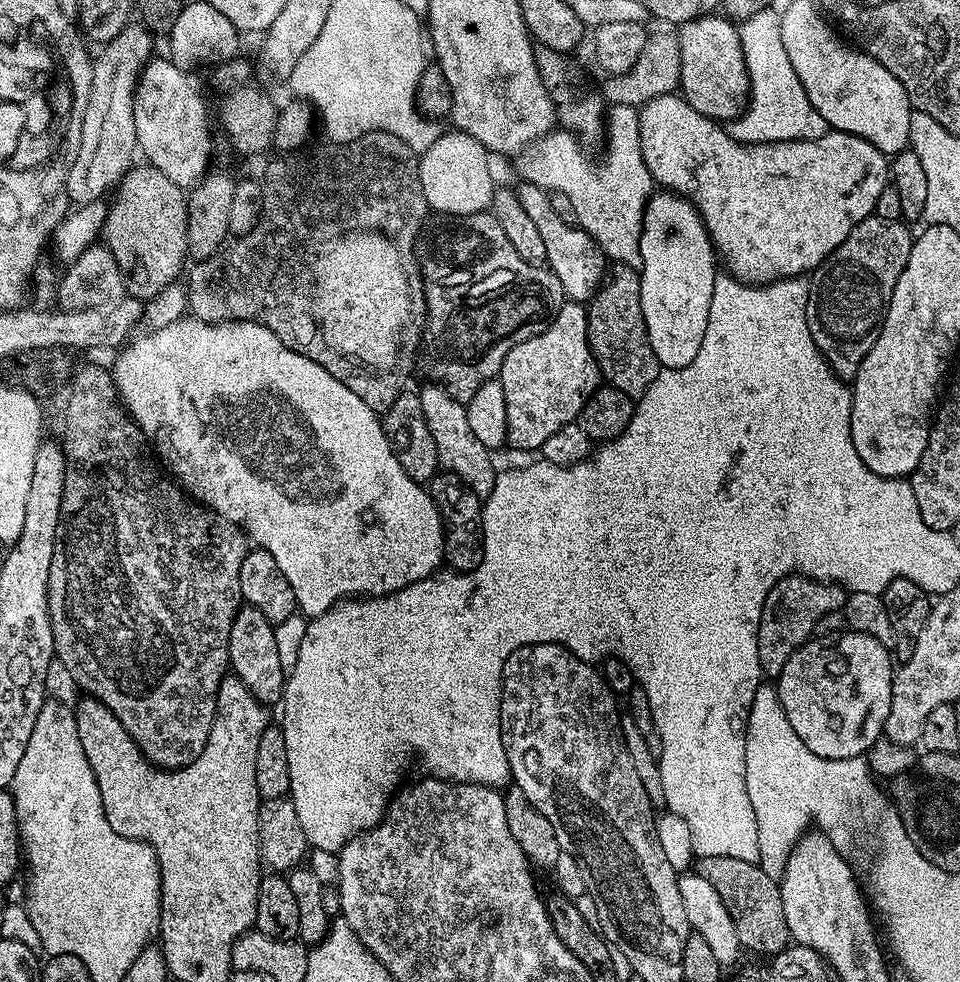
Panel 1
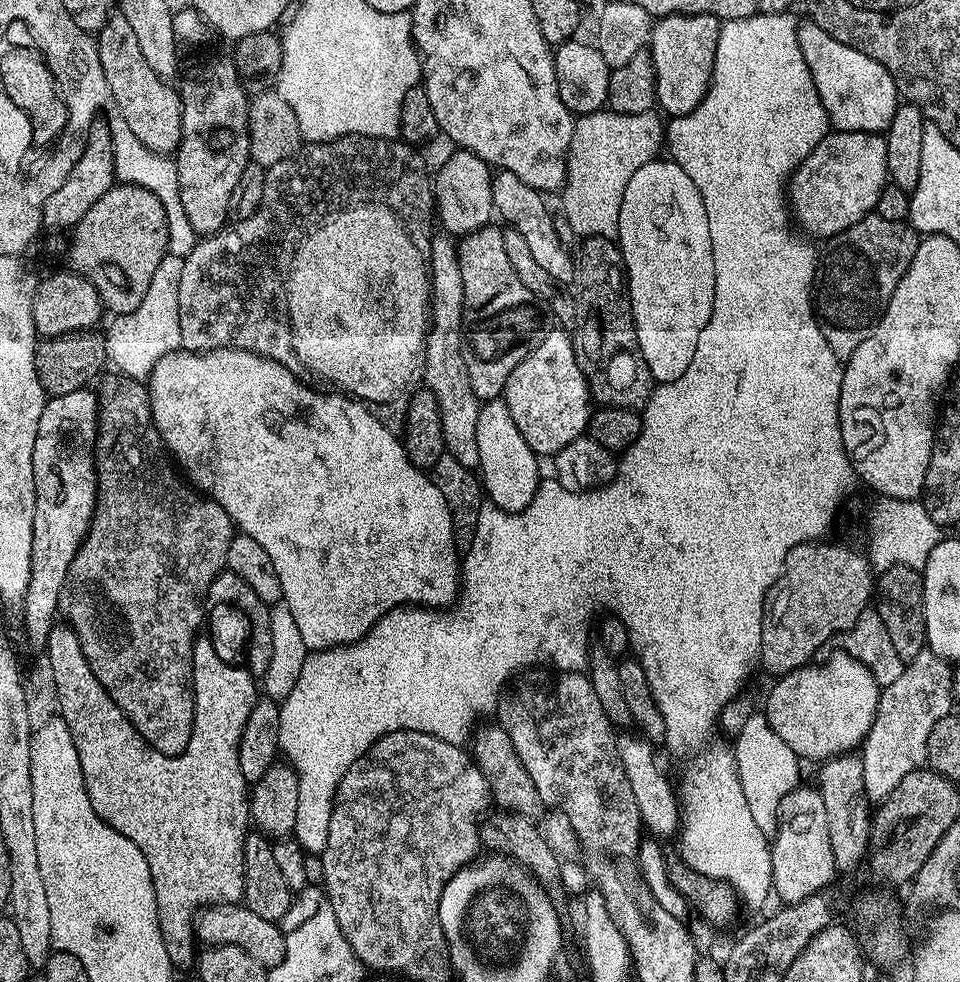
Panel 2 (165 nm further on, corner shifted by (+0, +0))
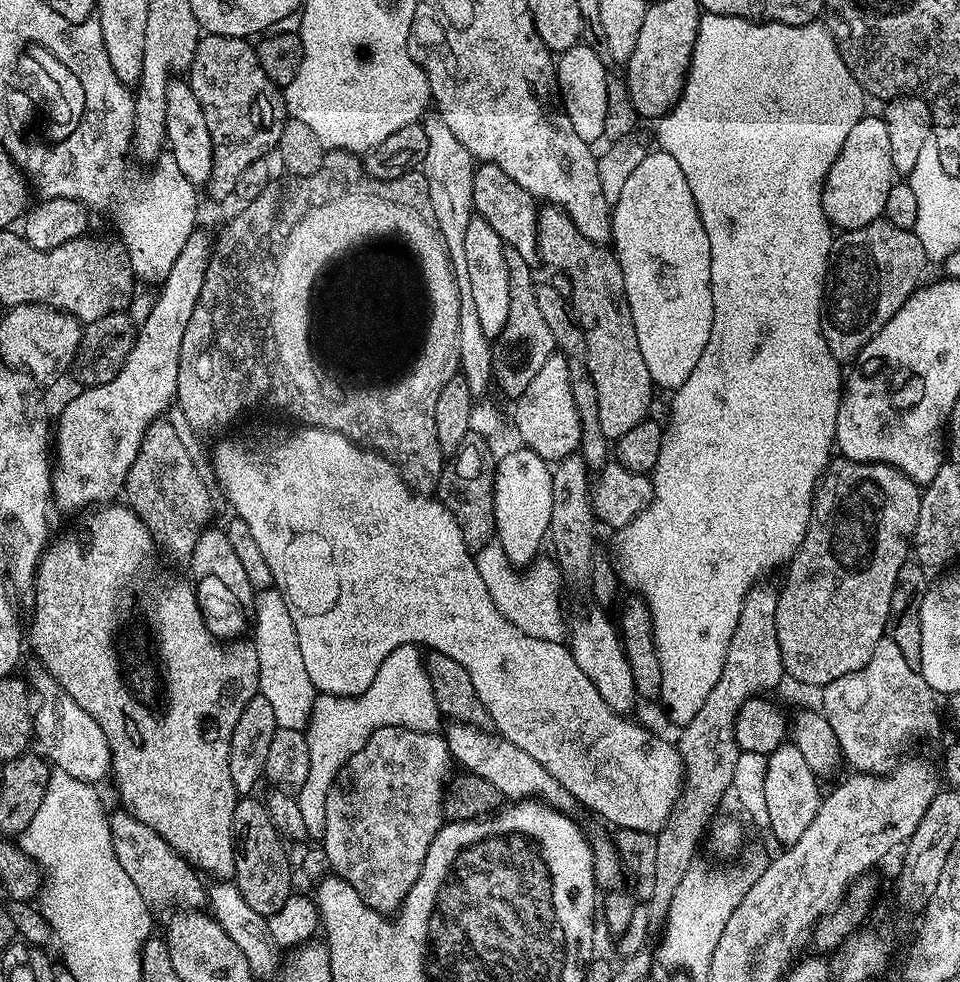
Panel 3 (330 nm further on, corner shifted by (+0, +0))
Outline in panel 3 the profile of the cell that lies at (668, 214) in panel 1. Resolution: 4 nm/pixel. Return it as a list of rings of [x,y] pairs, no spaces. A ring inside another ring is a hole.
[[[654,150],[630,170],[630,178],[622,186],[622,194],[611,205],[612,238],[616,261],[622,270],[622,282],[634,322],[634,334],[638,338],[638,350],[642,350],[642,362],[650,370],[650,378],[657,389],[675,390],[690,378],[706,342],[710,338],[710,326],[714,322],[714,302],[710,286],[710,238],[702,226],[694,194],[686,186],[686,174],[678,162],[665,152]]]

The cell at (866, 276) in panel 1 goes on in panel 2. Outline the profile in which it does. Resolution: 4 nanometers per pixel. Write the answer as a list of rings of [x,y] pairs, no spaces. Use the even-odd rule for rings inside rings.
[[[875,214],[863,216],[857,224],[850,226],[846,231],[835,237],[832,249],[823,253],[822,263],[818,268],[818,283],[814,288],[814,311],[816,321],[820,324],[822,334],[828,345],[834,350],[834,354],[841,362],[862,346],[862,342],[872,333],[872,327],[880,321],[880,315],[890,302],[898,282],[908,273],[910,262],[914,262],[914,254],[918,250],[921,237],[911,223],[899,220],[890,222]]]

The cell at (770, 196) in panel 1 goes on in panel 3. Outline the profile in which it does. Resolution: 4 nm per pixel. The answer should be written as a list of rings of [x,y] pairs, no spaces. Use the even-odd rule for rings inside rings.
[[[865,114],[854,126],[854,130],[846,134],[846,142],[830,166],[828,177],[824,179],[822,206],[829,224],[847,230],[861,228],[881,219],[886,206],[886,194],[890,194],[893,183],[886,122],[879,115]]]

